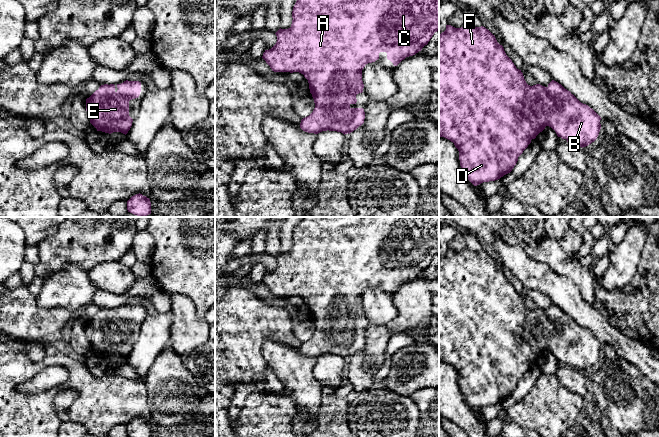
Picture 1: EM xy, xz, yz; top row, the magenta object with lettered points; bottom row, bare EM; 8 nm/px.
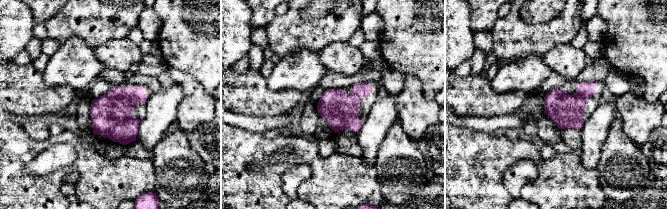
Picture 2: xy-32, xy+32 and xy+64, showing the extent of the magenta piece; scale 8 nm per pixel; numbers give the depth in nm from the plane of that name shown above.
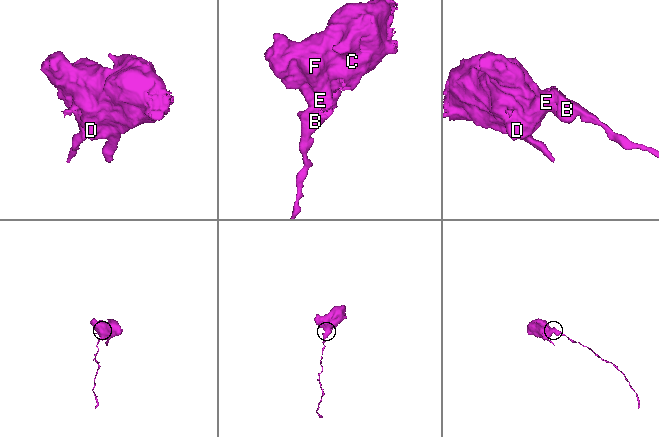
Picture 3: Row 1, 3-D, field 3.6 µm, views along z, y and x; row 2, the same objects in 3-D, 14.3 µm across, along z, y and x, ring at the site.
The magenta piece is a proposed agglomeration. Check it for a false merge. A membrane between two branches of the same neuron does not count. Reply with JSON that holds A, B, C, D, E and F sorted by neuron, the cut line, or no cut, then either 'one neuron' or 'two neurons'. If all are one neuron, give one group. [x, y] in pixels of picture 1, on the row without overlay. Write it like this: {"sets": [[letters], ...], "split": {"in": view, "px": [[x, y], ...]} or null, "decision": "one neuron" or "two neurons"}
{"sets": [["A", "B", "C", "D", "E", "F"]], "split": null, "decision": "one neuron"}

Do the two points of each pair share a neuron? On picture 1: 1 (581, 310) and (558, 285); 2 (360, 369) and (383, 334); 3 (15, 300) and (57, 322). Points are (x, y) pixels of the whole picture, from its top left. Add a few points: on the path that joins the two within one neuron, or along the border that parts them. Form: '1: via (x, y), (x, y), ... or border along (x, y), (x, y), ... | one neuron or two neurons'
1: via (575, 305), (562, 291) | one neuron
2: via (368, 360), (375, 351), (376, 343) | one neuron
3: via (25, 310), (37, 322), (47, 322) | one neuron

